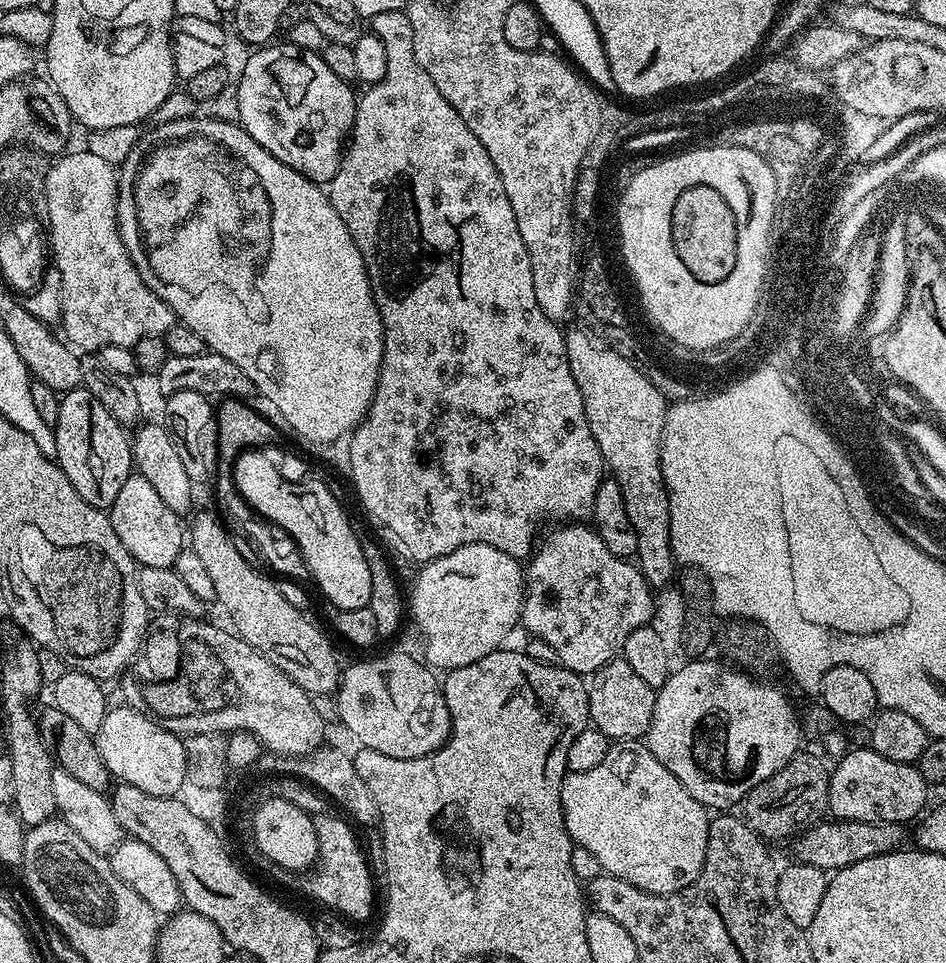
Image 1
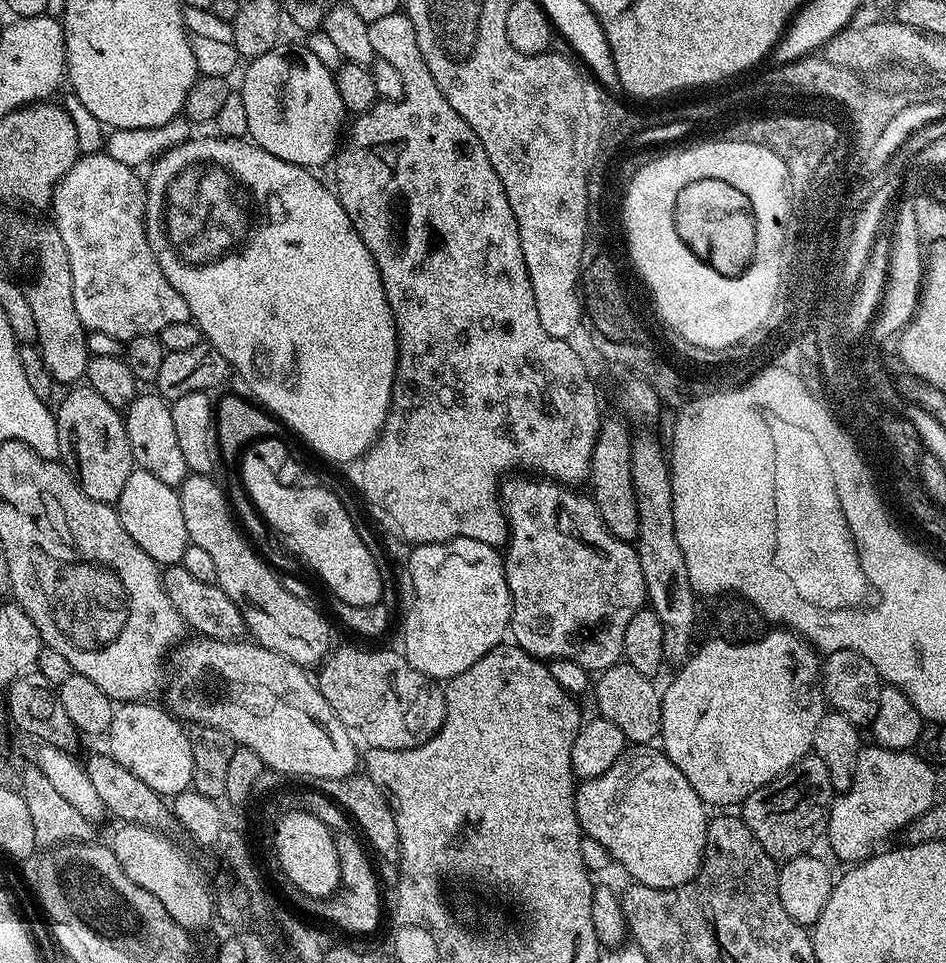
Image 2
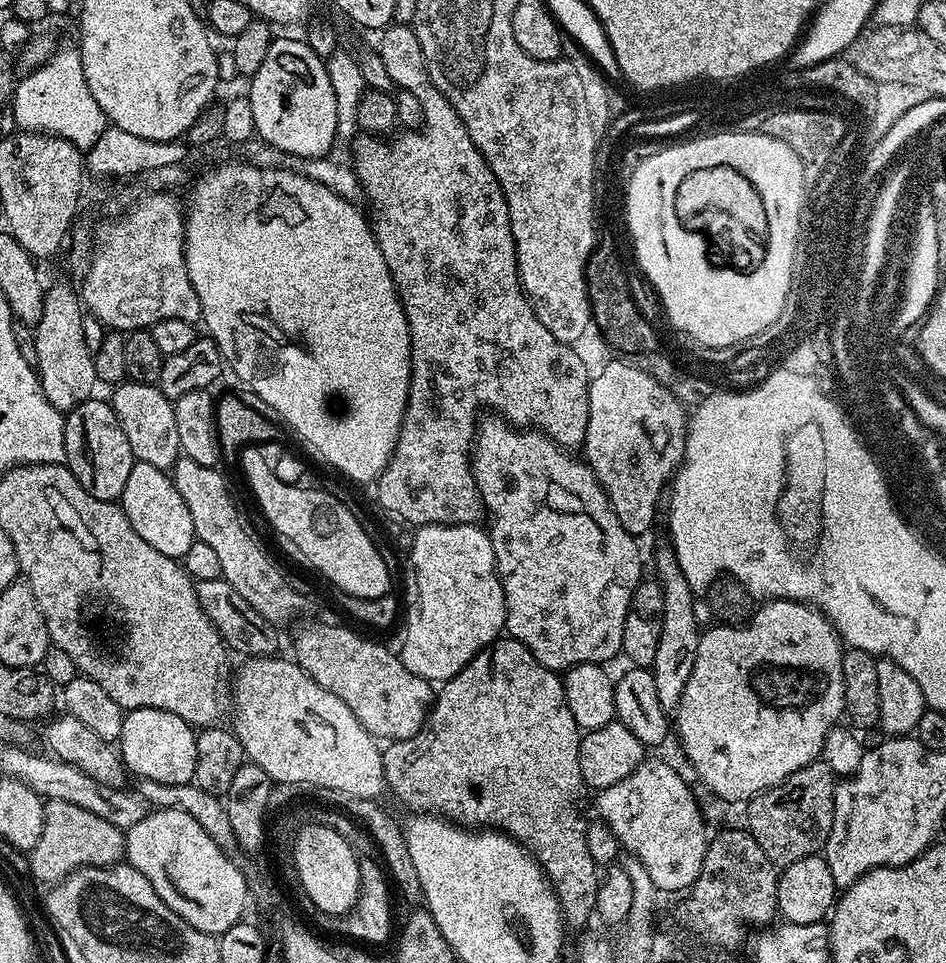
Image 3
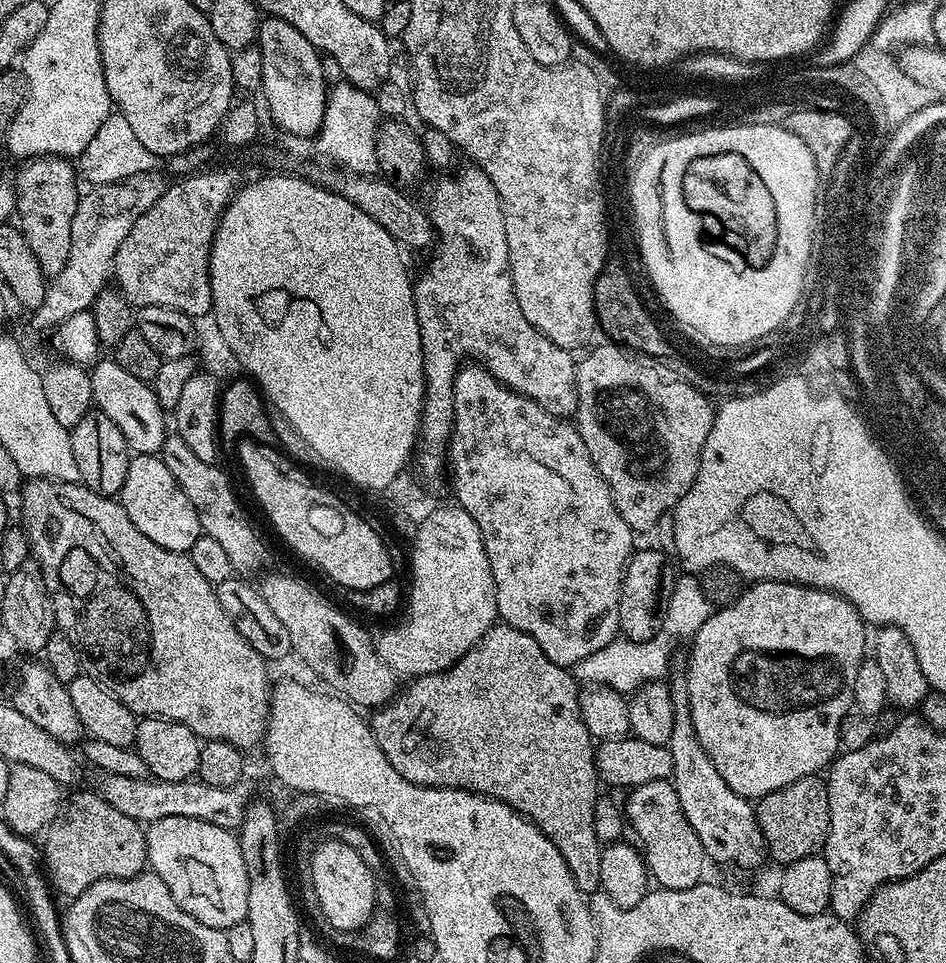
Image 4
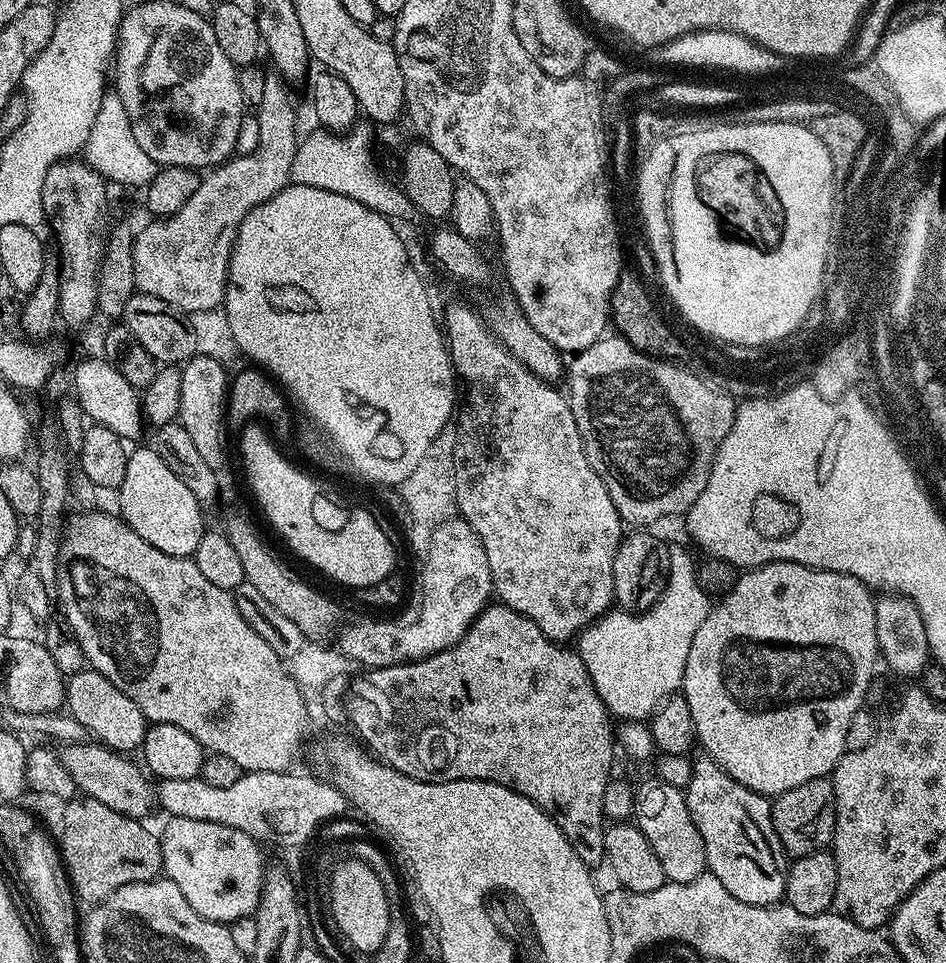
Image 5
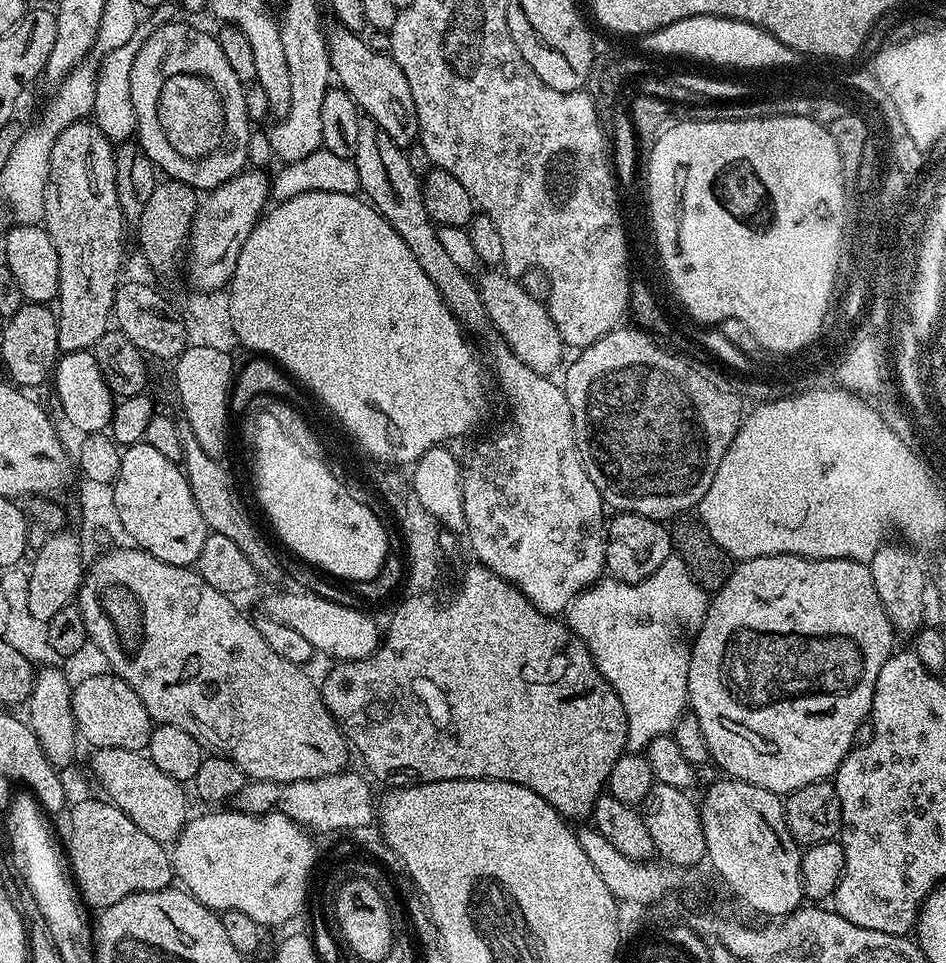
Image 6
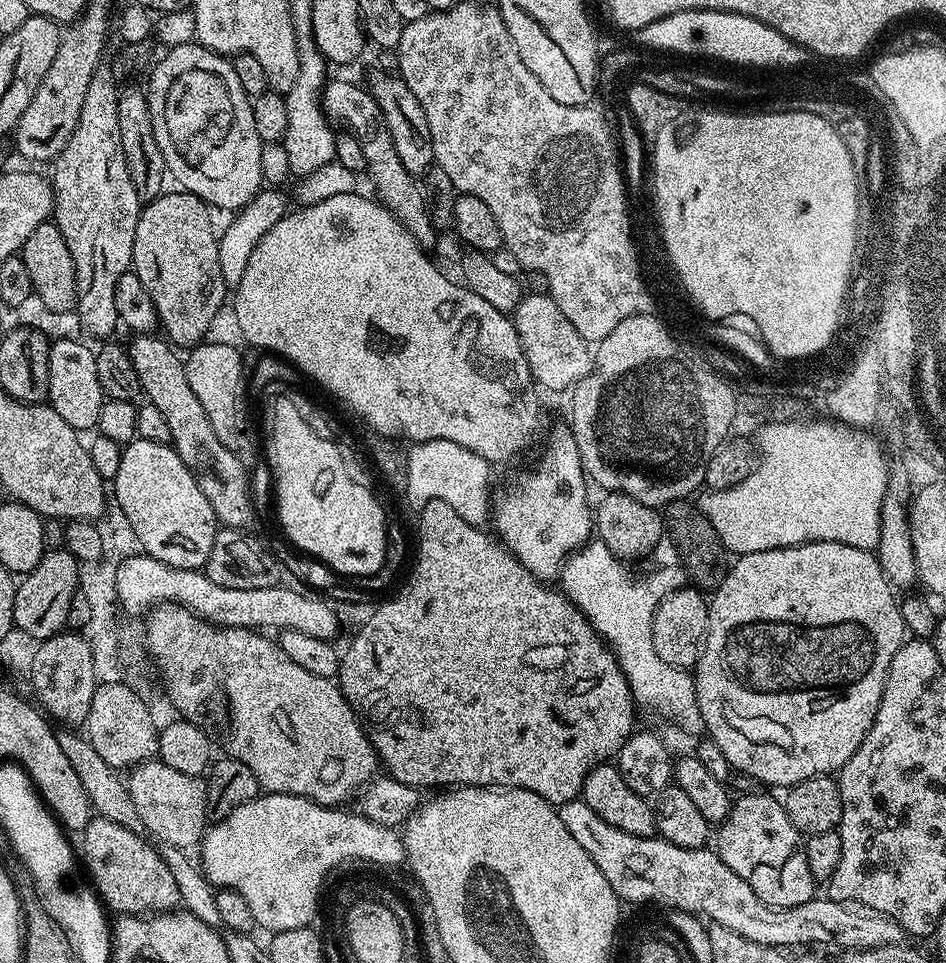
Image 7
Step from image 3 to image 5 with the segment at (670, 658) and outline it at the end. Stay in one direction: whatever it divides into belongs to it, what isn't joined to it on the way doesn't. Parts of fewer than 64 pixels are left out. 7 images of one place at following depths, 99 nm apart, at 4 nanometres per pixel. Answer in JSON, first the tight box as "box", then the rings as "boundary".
{"box":[683,754,788,906],"boundary":[[[700,754],[692,760],[693,776],[689,780],[689,784],[683,789],[686,798],[686,806],[690,810],[690,818],[694,822],[694,826],[698,826],[698,834],[702,834],[702,842],[704,843],[704,859],[706,868],[711,875],[718,878],[718,882],[722,882],[722,886],[726,886],[726,890],[730,890],[730,894],[734,894],[734,898],[738,898],[738,902],[746,902],[754,906],[766,906],[767,904],[779,904],[784,900],[784,887],[786,886],[786,878],[788,870],[786,867],[786,853],[782,842],[778,838],[778,834],[774,830],[774,822],[772,821],[772,800],[767,796],[758,794],[754,790],[750,790],[746,786],[742,786],[742,782],[734,782],[734,778],[730,778],[730,774],[723,772],[719,766],[707,754]]]}

